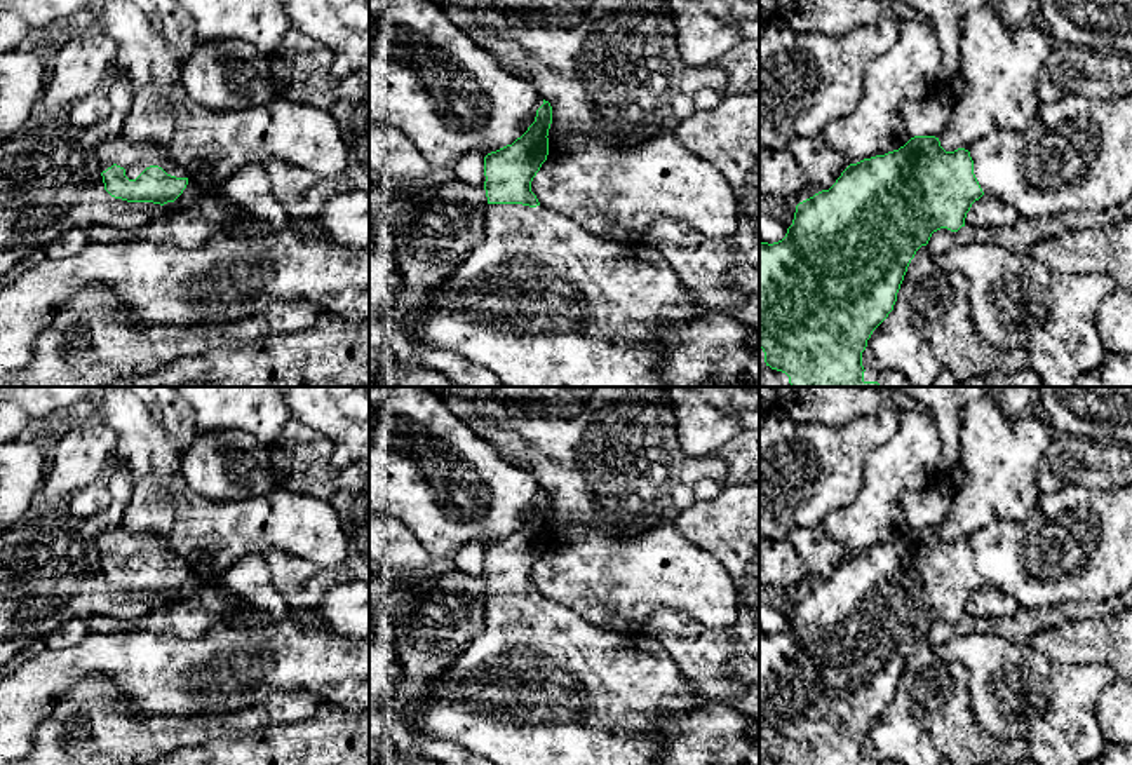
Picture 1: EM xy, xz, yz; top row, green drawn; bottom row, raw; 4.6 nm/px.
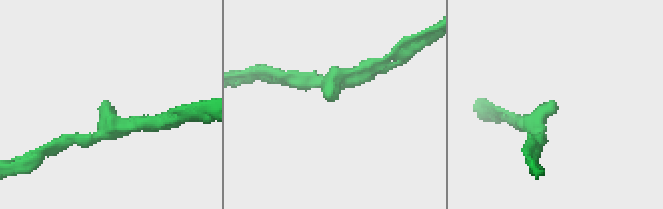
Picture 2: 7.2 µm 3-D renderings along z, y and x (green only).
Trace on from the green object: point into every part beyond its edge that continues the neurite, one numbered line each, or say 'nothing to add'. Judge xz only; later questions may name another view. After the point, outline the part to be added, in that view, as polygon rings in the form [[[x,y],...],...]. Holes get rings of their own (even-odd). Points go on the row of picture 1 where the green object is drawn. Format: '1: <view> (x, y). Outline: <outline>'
1: xz (542, 302). Outline: [[[488,204],[484,237],[462,258],[449,279],[416,312],[411,326],[420,342],[460,354],[463,359],[491,369],[505,387],[667,387],[658,376],[658,354],[653,349],[662,328],[697,319],[704,310],[693,293],[674,272],[664,254],[644,244],[618,242],[594,235],[563,213],[543,204]]]

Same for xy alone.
1: xy (134, 157). Outline: [[[124,134],[99,143],[98,162],[101,173],[113,164],[124,167],[129,179],[136,179],[150,166],[158,166],[176,178],[188,178],[186,171],[179,167],[160,145],[131,141]]]

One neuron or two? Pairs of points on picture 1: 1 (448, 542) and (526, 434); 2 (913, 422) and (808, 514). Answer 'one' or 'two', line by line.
1: two
2: two

